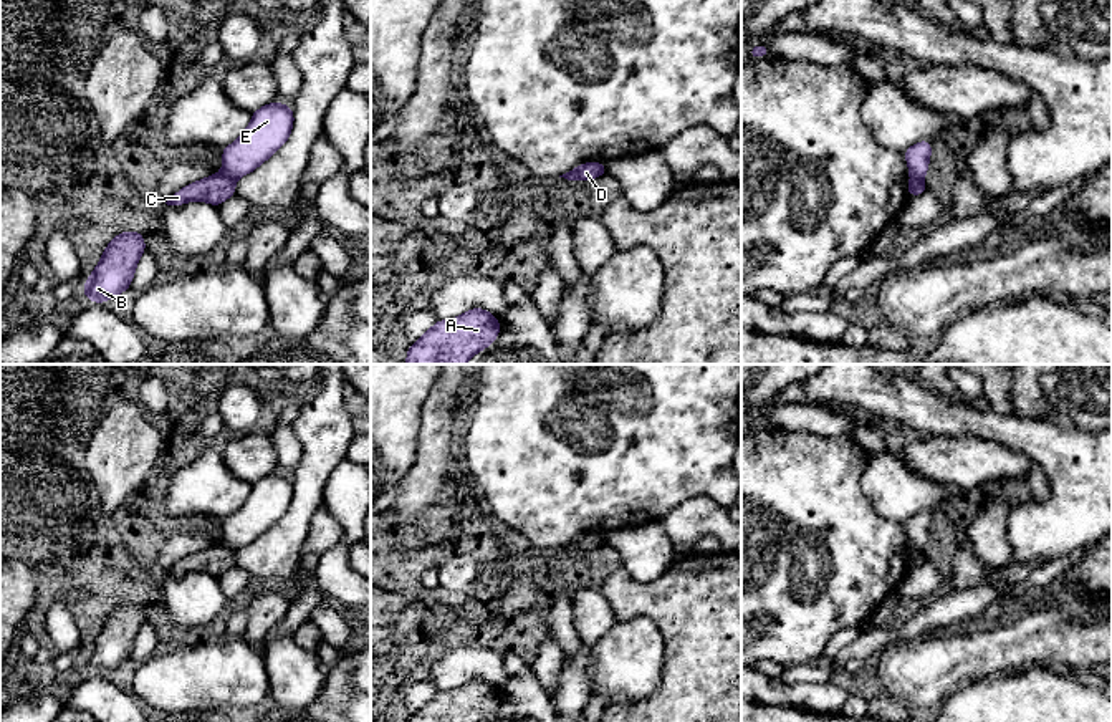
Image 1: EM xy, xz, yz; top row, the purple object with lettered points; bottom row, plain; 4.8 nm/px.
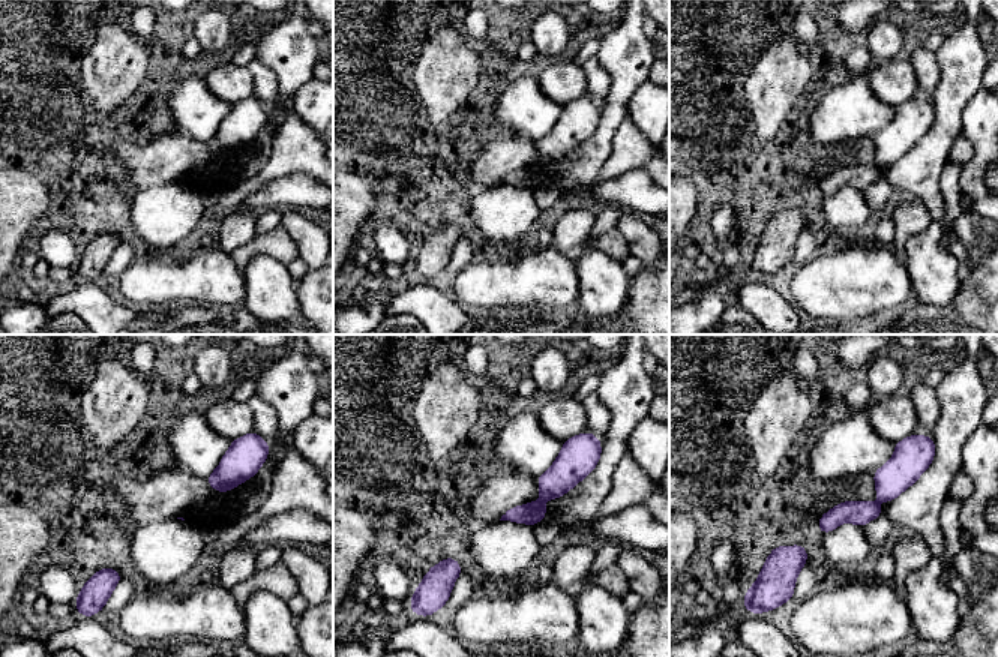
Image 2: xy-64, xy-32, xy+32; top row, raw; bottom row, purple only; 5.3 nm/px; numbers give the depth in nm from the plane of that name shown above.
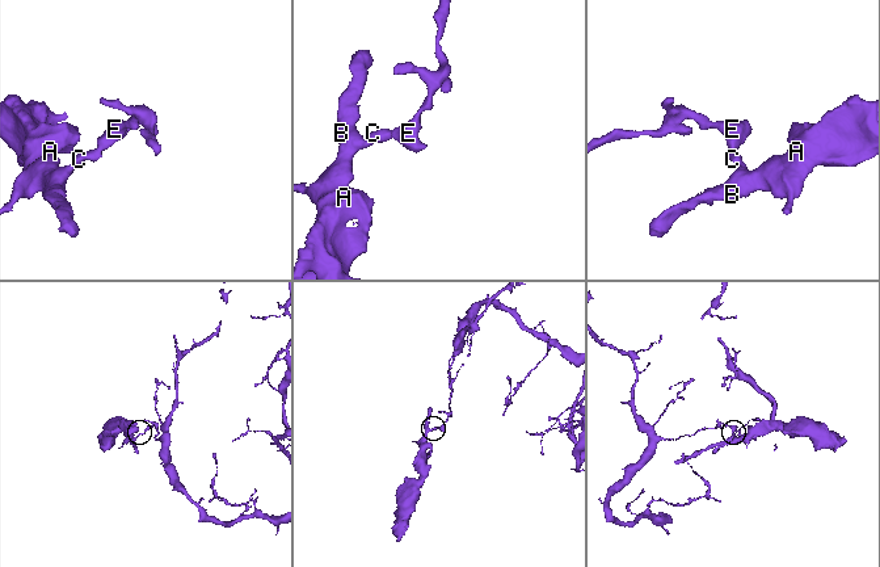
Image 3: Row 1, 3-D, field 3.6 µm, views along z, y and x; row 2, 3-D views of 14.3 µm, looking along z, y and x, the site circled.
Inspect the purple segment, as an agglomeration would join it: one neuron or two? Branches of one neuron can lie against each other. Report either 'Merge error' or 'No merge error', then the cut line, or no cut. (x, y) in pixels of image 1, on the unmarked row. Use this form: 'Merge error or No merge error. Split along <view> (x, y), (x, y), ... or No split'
Merge error. Split along xy (222, 542), (234, 552)

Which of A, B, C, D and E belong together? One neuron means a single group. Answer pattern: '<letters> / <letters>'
A B C D / E

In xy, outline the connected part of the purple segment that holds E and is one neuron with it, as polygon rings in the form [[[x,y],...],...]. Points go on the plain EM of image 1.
[[[270,474],[252,485],[245,503],[222,520],[222,543],[237,551],[270,530],[290,508],[293,480],[281,474]]]

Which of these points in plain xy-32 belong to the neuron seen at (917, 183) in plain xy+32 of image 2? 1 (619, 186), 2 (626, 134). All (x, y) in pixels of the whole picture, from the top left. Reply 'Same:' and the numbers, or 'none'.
Same: 1

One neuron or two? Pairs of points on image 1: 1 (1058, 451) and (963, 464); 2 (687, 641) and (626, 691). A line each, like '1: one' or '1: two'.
1: two
2: two

